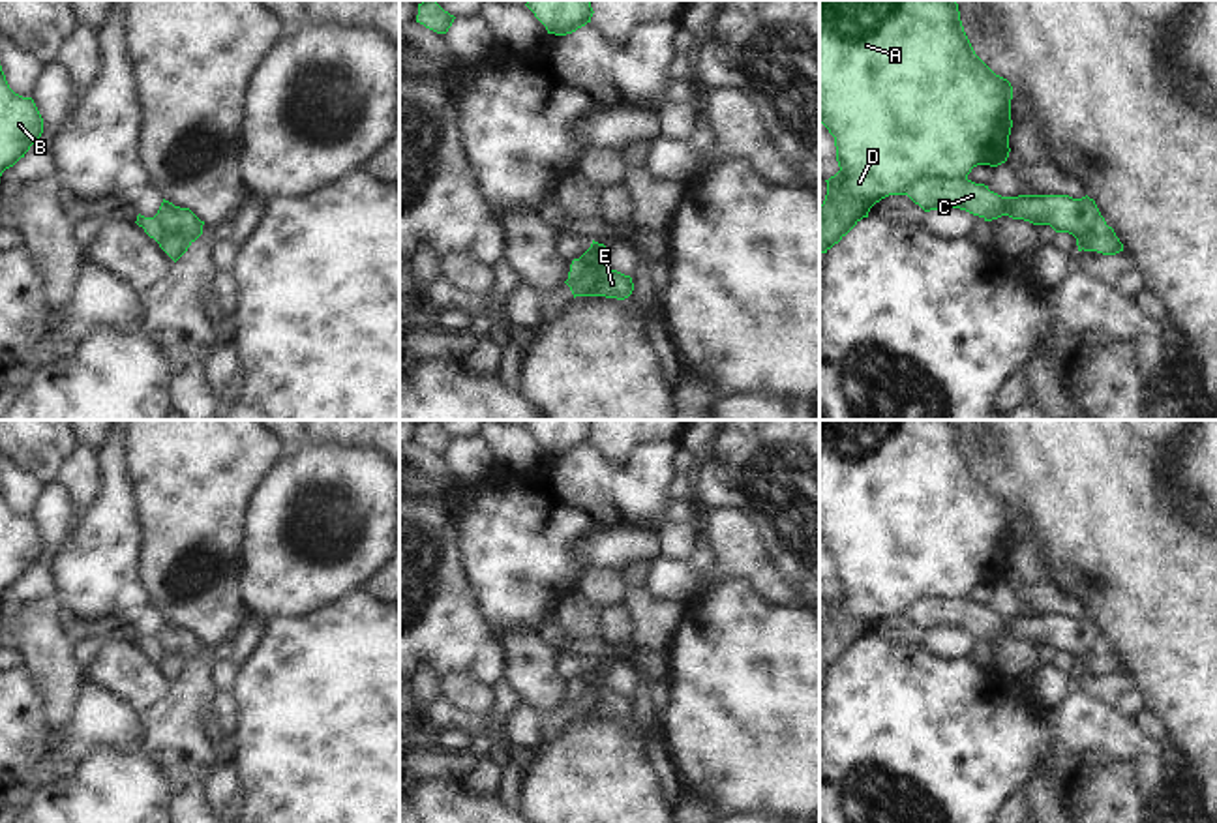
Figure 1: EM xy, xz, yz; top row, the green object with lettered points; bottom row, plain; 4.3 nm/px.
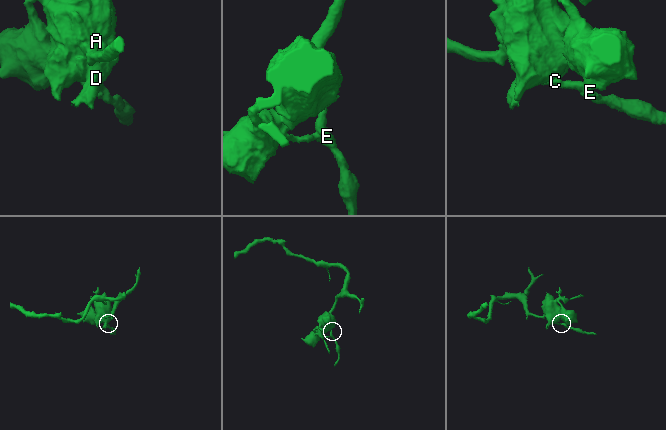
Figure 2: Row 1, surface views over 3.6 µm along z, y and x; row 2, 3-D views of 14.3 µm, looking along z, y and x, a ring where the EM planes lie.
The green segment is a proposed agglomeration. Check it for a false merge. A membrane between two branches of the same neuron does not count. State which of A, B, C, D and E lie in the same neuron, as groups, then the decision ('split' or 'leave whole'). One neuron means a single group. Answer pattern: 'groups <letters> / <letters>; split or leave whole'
groups A B D / C E; split

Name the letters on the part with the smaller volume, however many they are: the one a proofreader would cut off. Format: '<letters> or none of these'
C, E

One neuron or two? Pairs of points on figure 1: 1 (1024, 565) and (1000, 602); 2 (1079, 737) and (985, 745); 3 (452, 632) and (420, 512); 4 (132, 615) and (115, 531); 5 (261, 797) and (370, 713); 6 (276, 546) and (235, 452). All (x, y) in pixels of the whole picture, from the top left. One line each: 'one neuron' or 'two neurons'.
1: two neurons
2: two neurons
3: one neuron
4: two neurons
5: one neuron
6: two neurons

